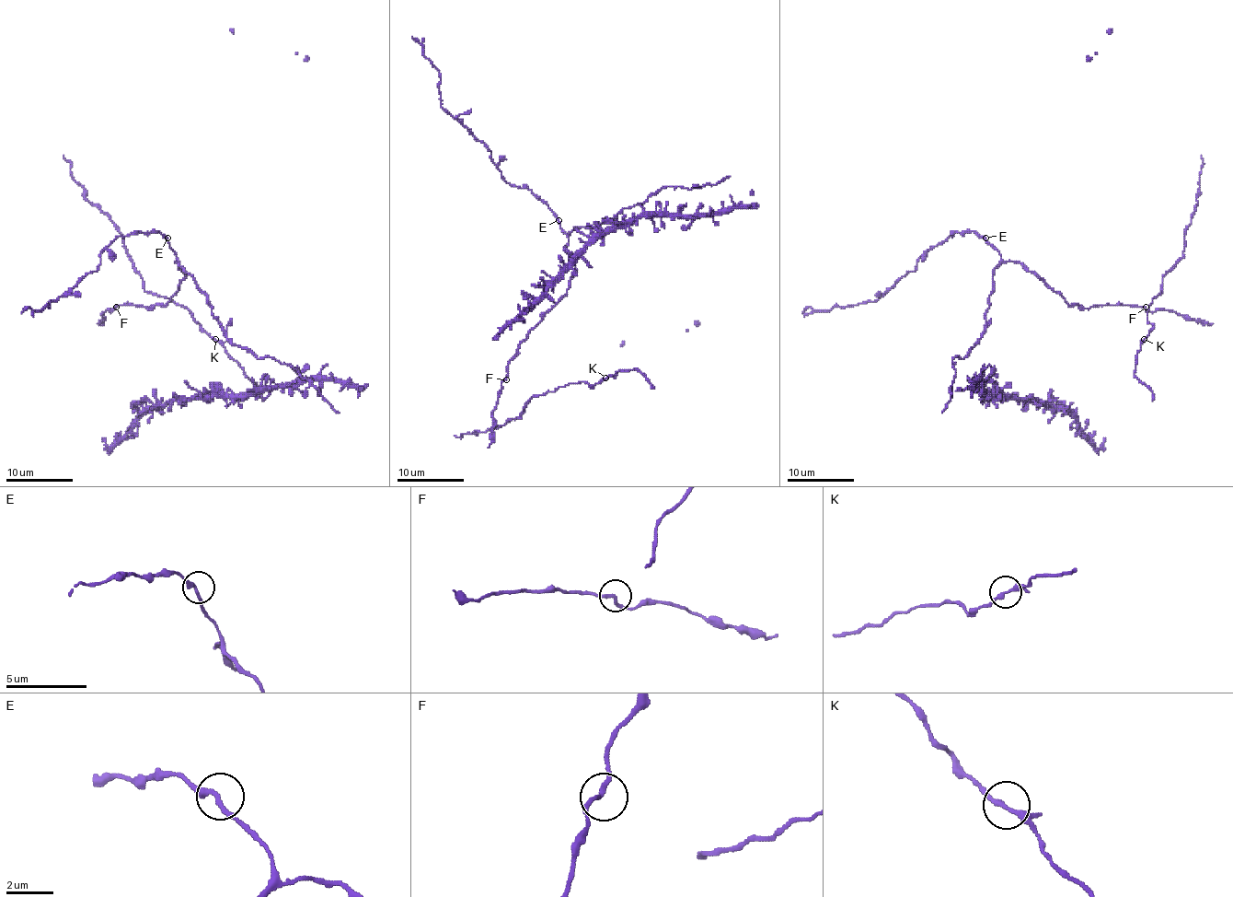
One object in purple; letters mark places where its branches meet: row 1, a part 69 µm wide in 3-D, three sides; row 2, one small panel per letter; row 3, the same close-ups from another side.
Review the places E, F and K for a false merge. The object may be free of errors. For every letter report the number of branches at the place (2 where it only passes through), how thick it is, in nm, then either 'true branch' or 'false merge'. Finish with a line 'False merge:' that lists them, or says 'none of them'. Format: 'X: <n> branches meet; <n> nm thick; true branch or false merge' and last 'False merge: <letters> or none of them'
E: 2 branches meet; 200 nm thick; true branch
F: 2 branches meet; 180 nm thick; true branch
K: 2 branches meet; 200 nm thick; true branch
False merge: none of them

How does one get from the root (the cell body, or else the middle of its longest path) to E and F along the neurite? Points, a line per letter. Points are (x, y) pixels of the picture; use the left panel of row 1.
E: (181, 281), (184, 273), (176, 262), (176, 252), (169, 246), (167, 238)
F: (181, 281), (176, 293), (165, 305), (155, 305), (151, 308), (139, 305), (116, 307)

